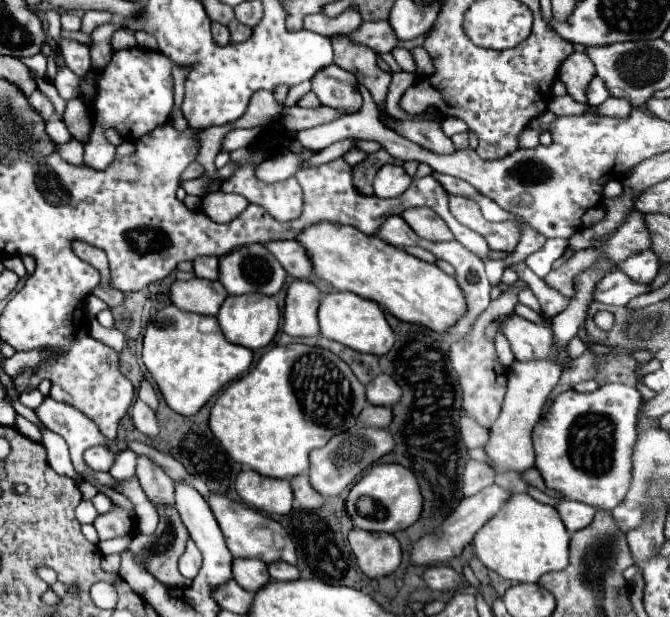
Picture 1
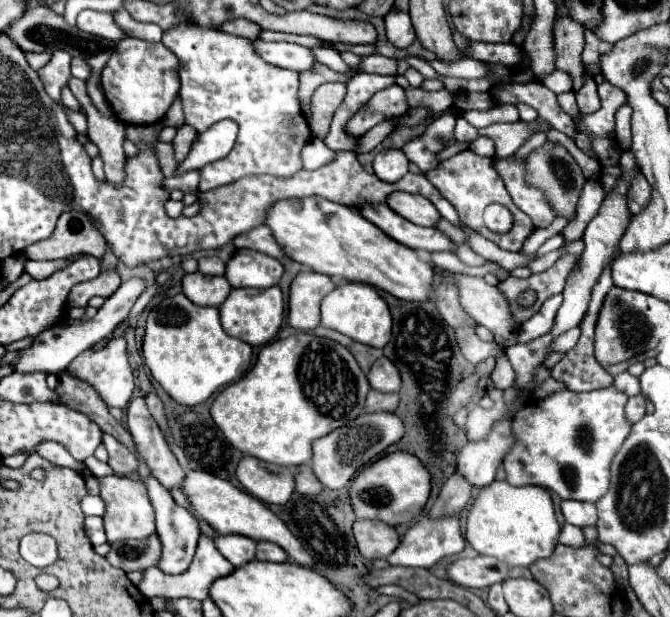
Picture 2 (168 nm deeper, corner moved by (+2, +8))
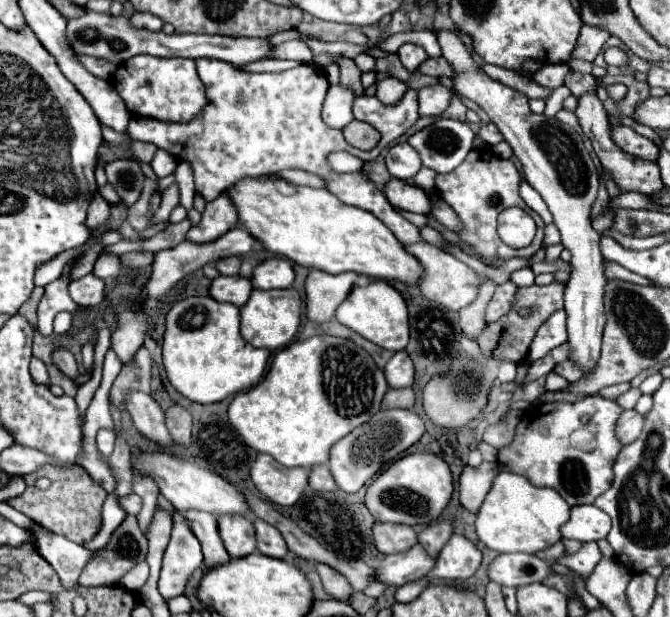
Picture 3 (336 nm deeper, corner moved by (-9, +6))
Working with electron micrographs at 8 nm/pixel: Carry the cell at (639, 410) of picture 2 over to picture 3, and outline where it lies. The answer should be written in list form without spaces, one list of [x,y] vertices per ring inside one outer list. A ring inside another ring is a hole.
[[[623,410],[623,414],[619,416],[619,422],[615,426],[615,434],[619,438],[619,442],[623,442],[623,446],[635,442],[635,438],[639,438],[643,430],[643,416],[635,410]]]

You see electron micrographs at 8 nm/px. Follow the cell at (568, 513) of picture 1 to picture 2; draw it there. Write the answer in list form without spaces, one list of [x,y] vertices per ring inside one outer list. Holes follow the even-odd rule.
[[[562,500],[560,504],[562,516],[566,522],[584,528],[596,524],[596,506],[592,502],[578,502],[578,500]]]

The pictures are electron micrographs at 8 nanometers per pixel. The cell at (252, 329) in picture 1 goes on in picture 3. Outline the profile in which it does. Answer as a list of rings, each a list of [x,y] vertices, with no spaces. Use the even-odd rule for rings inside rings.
[[[295,288],[253,290],[249,302],[241,308],[241,336],[257,348],[279,350],[287,346],[301,324],[301,296]]]

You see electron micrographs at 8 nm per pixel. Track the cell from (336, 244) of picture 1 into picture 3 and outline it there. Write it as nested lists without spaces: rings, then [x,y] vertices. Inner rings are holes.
[[[267,176],[243,178],[225,192],[235,204],[237,222],[267,250],[293,260],[295,264],[325,270],[329,274],[357,272],[381,280],[417,284],[423,266],[405,252],[391,230],[371,212],[339,202],[331,192],[309,186],[295,186],[295,194],[283,196]]]

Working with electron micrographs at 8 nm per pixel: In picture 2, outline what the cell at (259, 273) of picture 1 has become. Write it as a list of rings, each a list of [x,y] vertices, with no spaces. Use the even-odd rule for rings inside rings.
[[[236,250],[226,264],[226,280],[232,288],[270,288],[276,286],[284,268],[280,260],[258,250]]]

